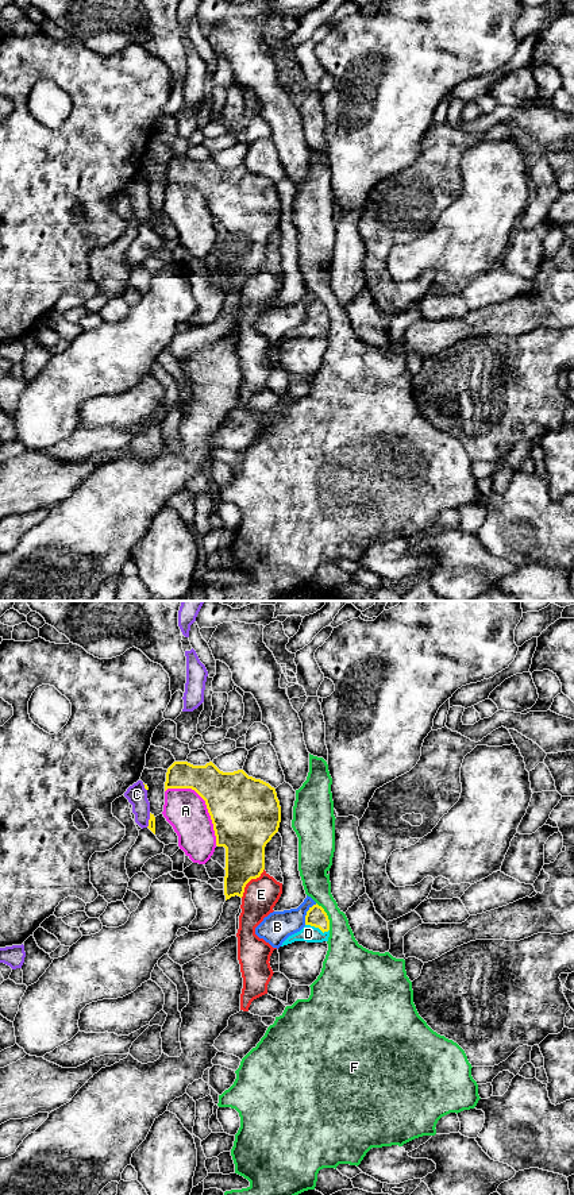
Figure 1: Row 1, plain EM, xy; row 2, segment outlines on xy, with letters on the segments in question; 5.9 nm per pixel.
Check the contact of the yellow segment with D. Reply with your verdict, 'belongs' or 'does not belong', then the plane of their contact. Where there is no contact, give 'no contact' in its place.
belongs; meets yellow in xy

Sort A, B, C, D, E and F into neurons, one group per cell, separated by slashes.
A / B / C / D / E / F

